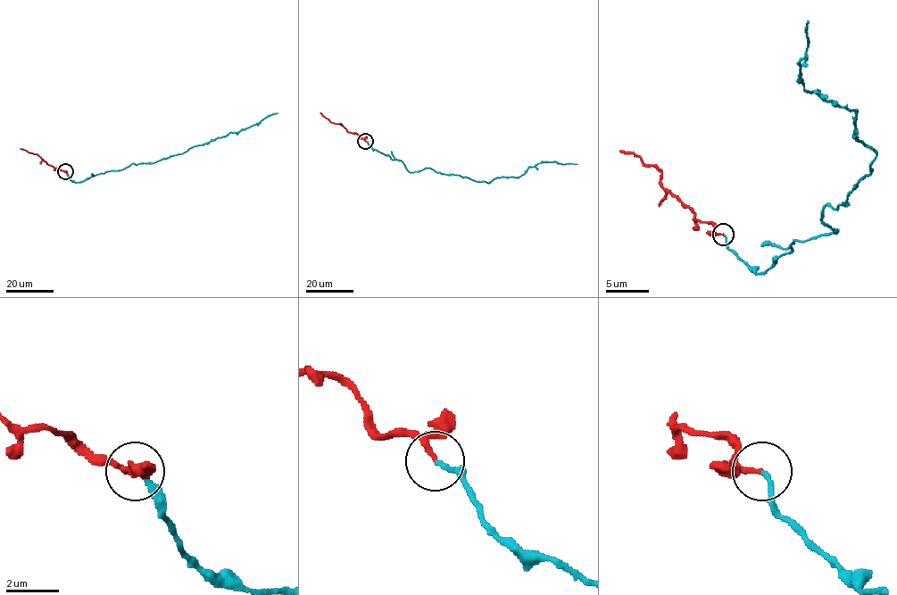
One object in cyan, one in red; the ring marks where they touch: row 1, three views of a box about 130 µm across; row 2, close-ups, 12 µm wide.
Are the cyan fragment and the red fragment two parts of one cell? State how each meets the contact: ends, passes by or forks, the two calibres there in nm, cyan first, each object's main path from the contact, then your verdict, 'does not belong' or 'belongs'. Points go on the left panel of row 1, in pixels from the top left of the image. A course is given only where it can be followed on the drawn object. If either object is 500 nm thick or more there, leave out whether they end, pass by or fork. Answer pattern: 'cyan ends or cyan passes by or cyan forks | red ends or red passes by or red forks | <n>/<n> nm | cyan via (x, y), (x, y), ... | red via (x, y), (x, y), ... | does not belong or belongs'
cyan ends | red passes by | 180/130 nm | cyan via (65, 171), (71, 180), (79, 182), (131, 163), (154, 163), (238, 132), (277, 112) | red via (65, 171), (48, 165), (37, 154), (20, 148) | belongs

